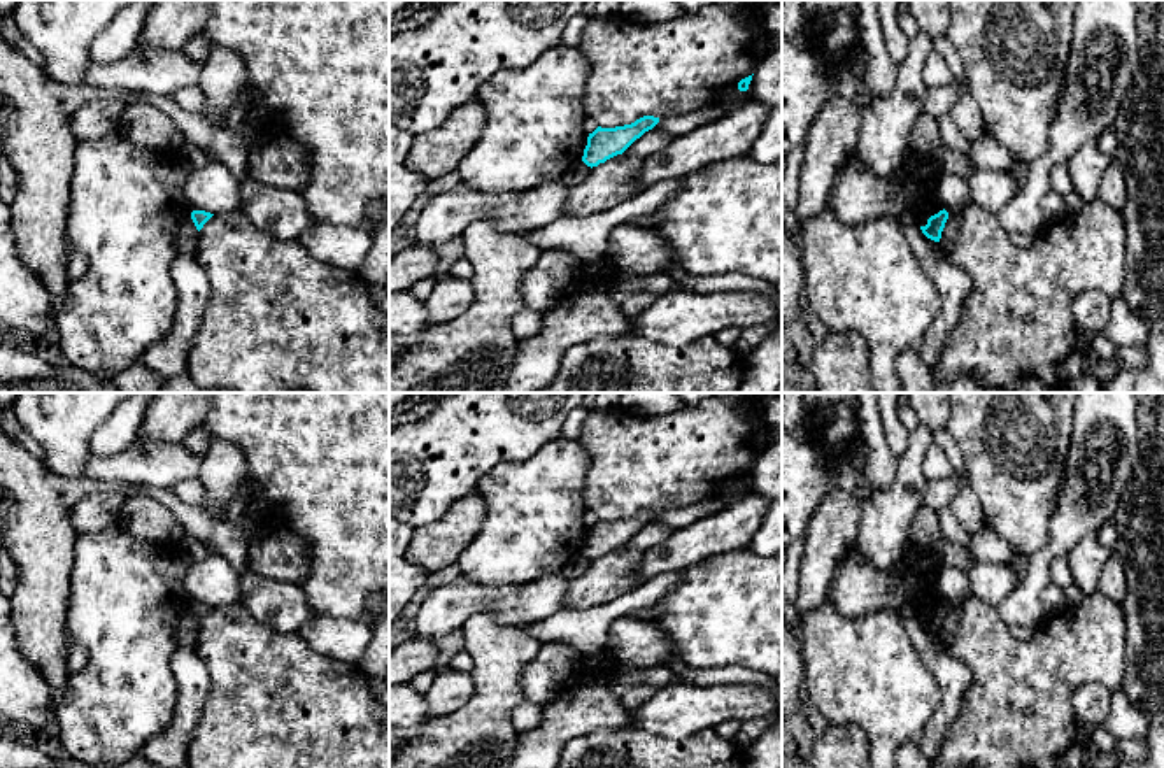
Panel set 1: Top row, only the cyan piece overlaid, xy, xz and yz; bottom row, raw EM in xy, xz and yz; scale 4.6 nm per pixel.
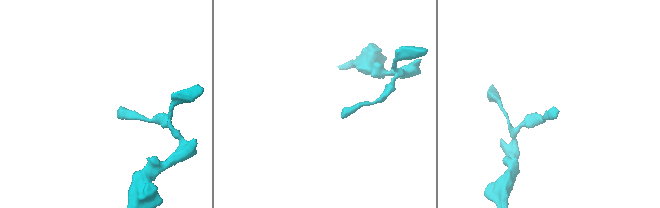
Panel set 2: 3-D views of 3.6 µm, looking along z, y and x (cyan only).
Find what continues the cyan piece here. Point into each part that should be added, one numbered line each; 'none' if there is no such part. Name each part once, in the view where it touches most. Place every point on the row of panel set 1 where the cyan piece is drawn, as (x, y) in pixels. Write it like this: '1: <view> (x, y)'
none

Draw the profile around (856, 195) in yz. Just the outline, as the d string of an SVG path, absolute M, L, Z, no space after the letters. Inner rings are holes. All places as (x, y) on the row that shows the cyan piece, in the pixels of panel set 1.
M854 149L845 167L834 174L827 203L845 224L887 217L899 224L910 221L920 228L931 216L943 210L936 200L940 174L936 160L919 161L906 156L898 170L884 179L875 175Z

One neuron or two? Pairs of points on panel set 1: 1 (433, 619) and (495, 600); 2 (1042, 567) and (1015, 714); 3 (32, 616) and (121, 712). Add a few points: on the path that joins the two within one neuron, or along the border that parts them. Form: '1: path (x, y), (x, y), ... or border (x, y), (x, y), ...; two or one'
1: path (449, 607), (458, 600), (479, 600); one
2: border (1045, 618), (1031, 628); two
3: border (70, 674), (55, 693); two

